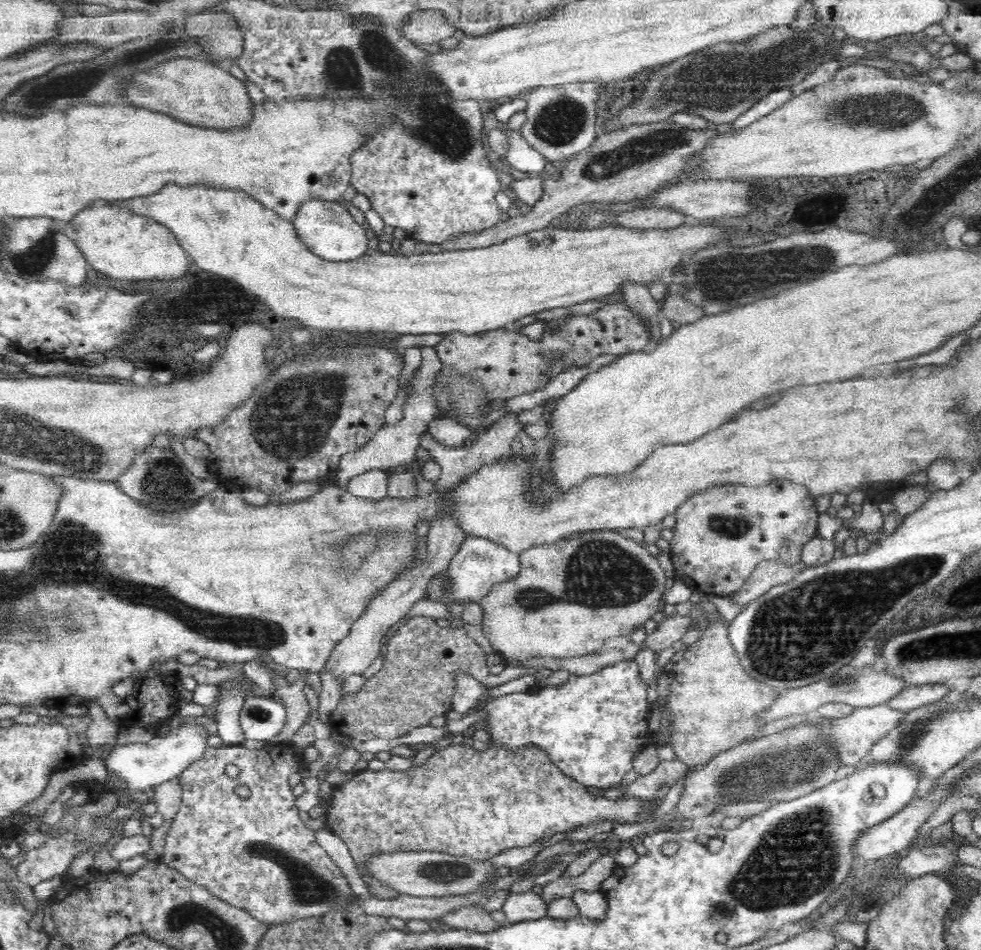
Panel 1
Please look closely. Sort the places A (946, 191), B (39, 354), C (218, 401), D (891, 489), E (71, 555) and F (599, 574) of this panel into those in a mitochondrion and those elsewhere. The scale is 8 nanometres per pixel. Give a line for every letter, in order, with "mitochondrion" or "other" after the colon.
A: mitochondrion
B: other
C: other
D: other
E: mitochondrion
F: mitochondrion

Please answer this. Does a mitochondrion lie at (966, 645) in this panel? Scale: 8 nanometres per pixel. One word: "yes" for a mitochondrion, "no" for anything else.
yes

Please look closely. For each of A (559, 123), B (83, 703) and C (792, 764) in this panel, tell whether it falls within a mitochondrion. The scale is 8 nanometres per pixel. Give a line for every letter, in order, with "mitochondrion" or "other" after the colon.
A: mitochondrion
B: other
C: mitochondrion

